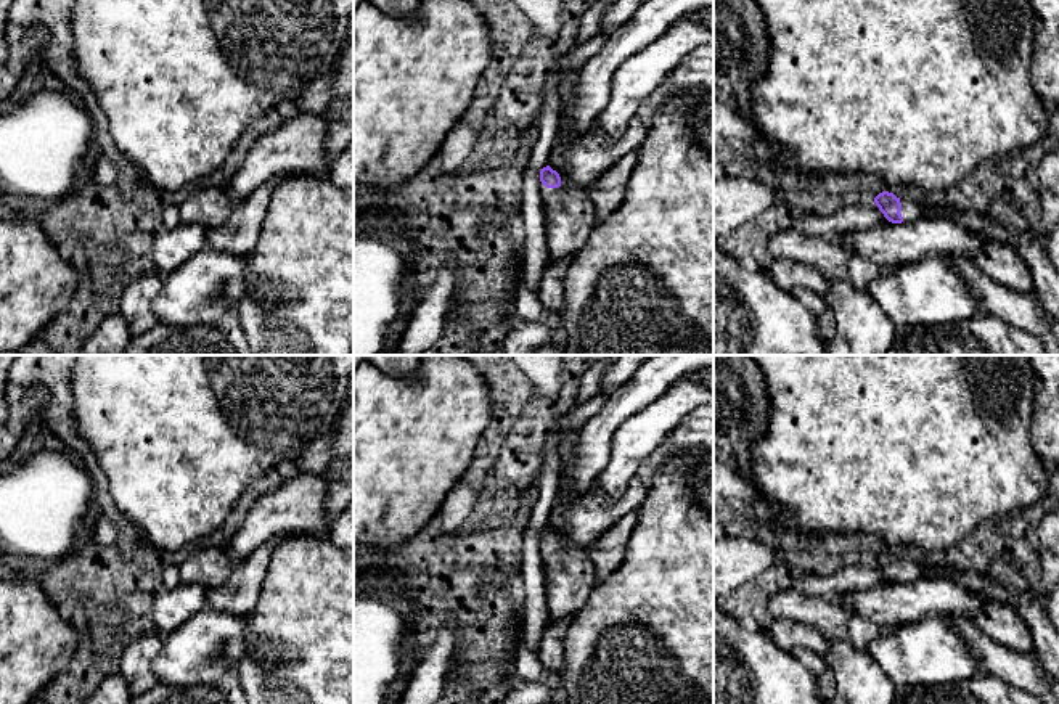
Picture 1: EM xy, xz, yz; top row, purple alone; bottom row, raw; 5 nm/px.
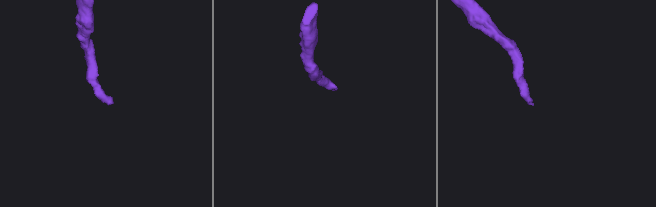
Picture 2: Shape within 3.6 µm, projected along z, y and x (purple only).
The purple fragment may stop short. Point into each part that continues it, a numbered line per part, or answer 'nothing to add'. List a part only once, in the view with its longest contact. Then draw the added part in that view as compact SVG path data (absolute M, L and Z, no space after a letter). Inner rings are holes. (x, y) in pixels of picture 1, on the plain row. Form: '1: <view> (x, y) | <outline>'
1: yz (911, 571) | M900 559L902 563L902 577L903 577L903 583L913 583L918 582L919 579L927 579L929 575L934 575L935 572L950 567L947 566L929 566L926 563L914 563L910 559Z

